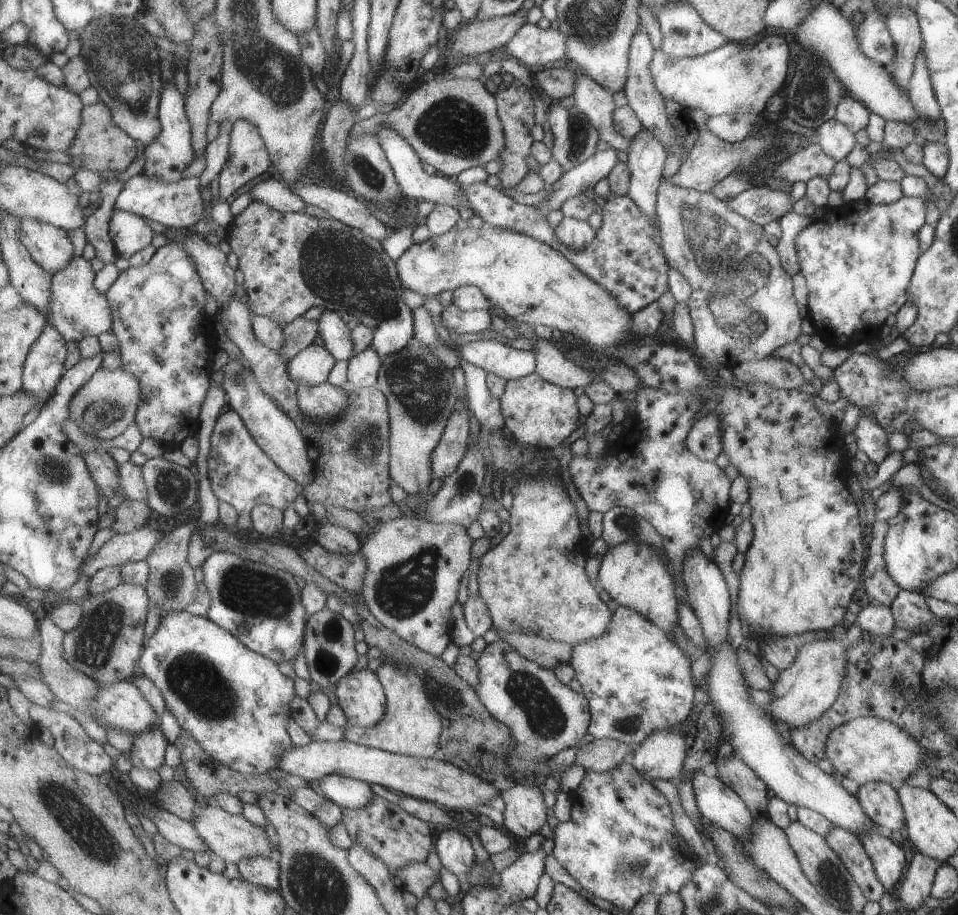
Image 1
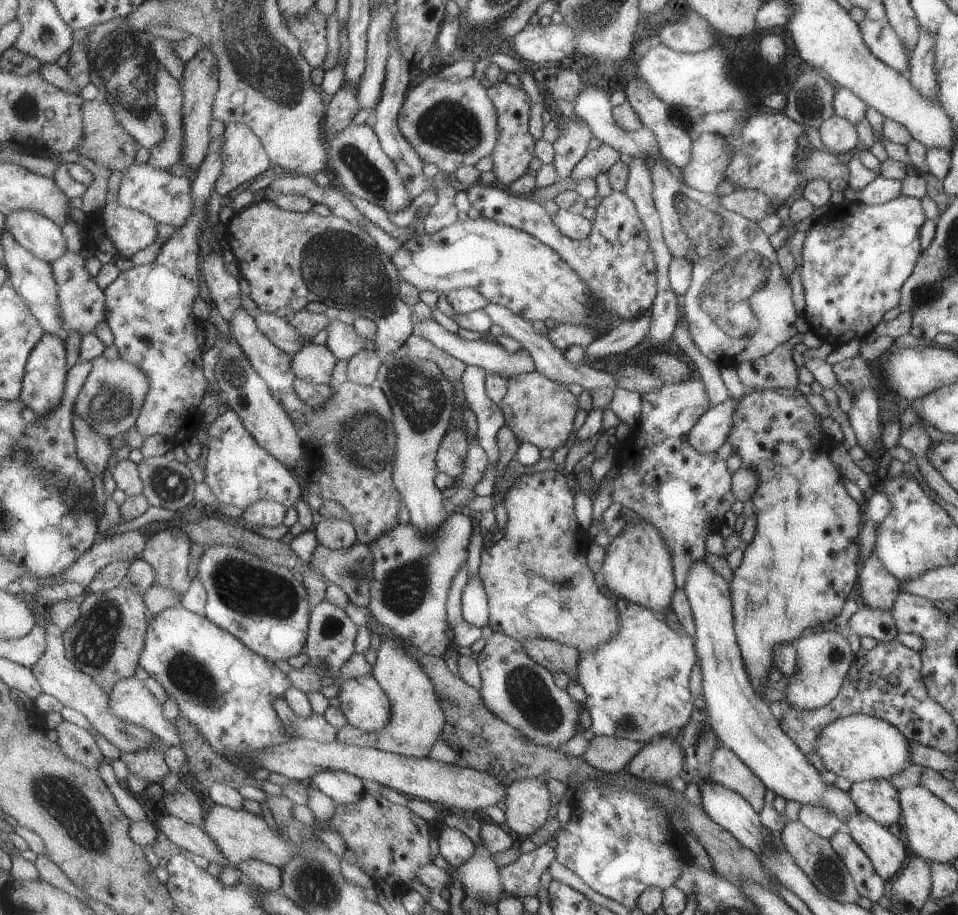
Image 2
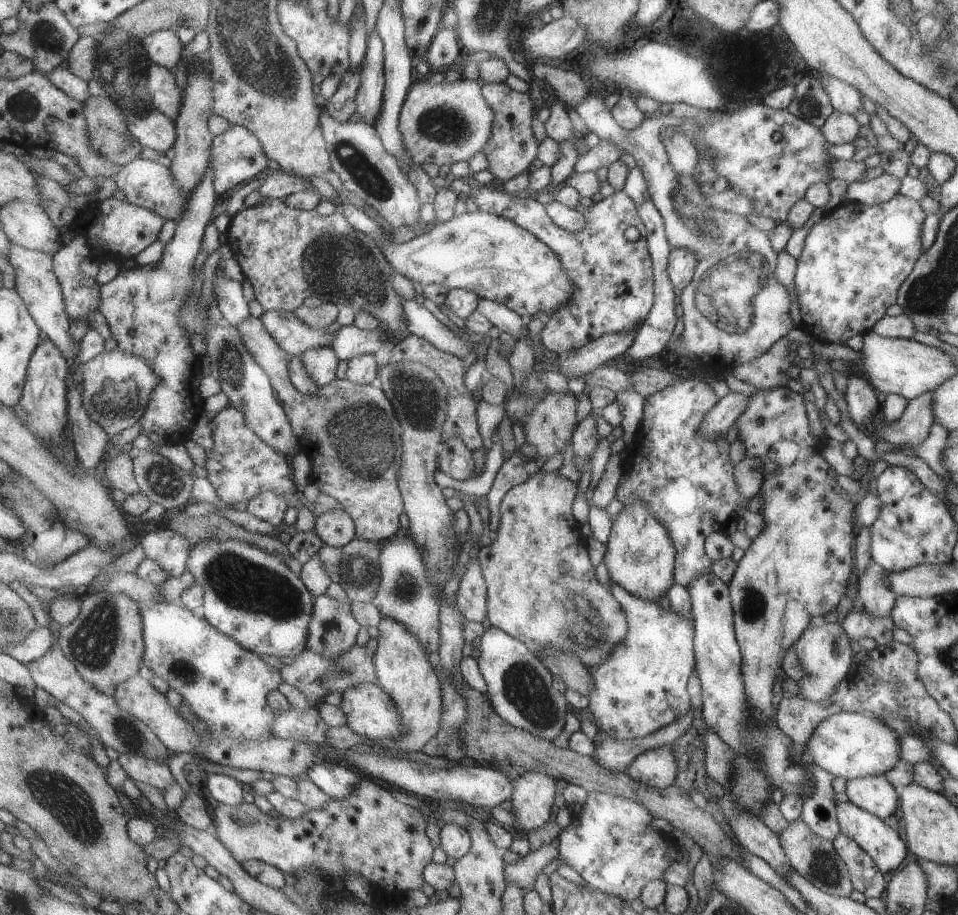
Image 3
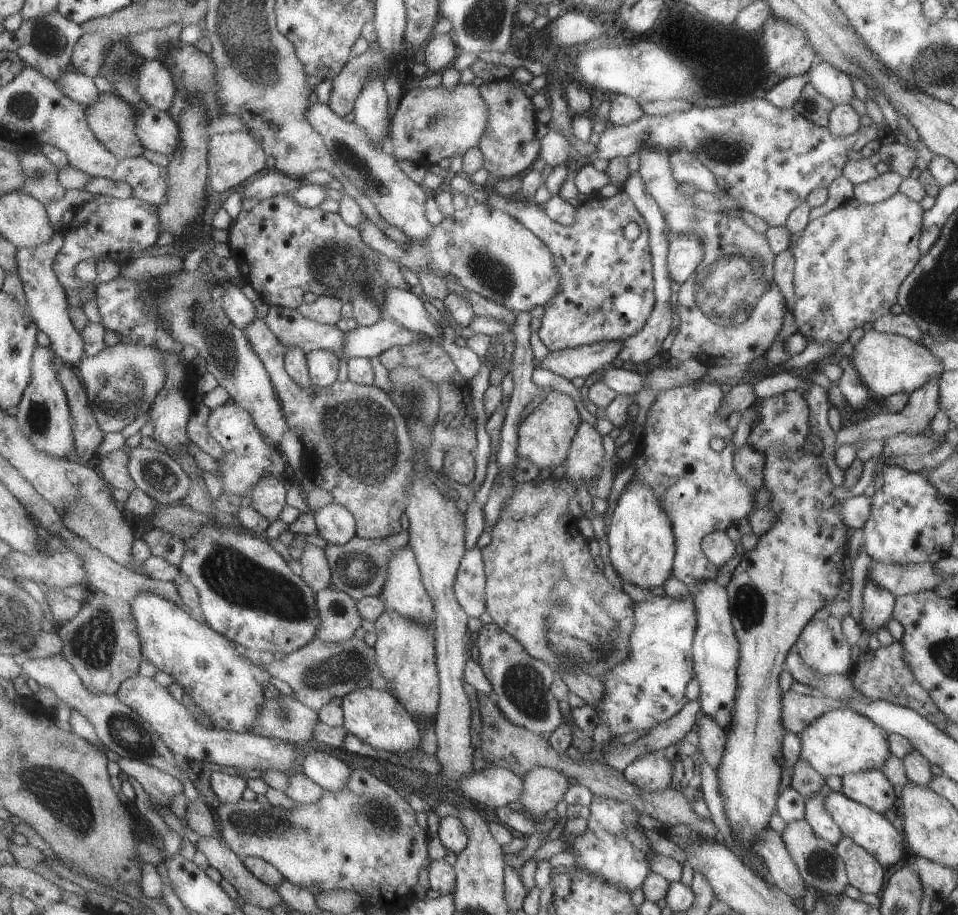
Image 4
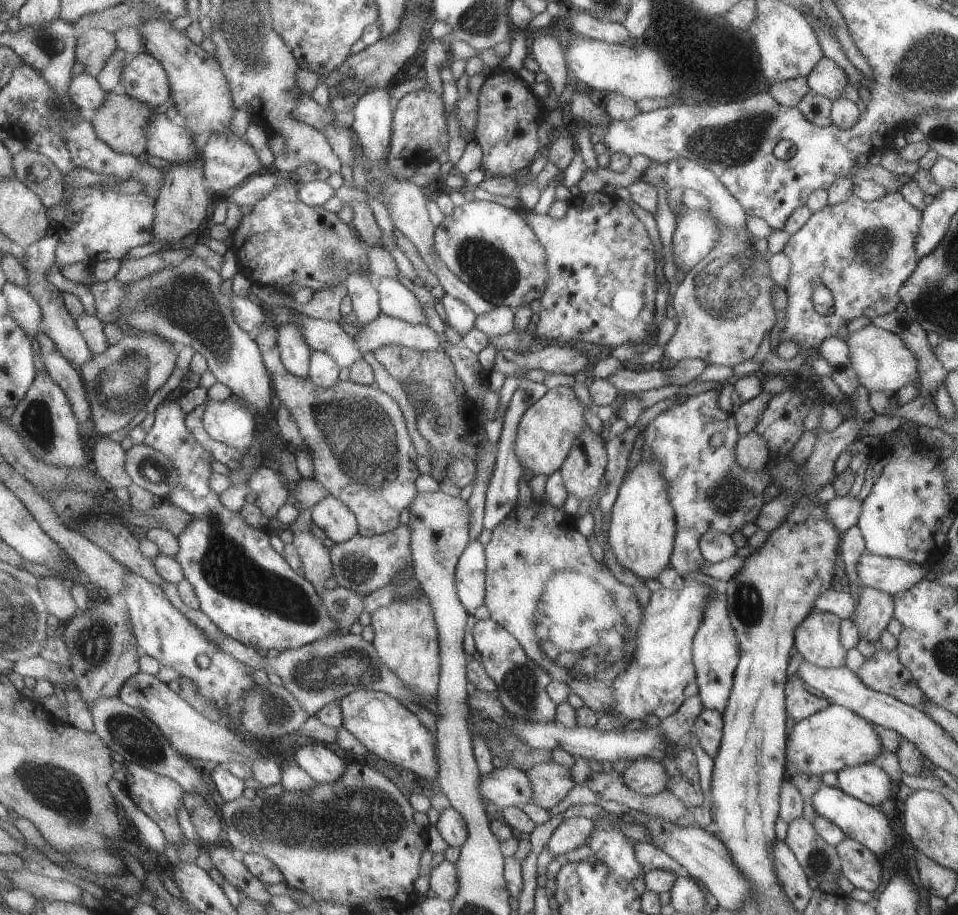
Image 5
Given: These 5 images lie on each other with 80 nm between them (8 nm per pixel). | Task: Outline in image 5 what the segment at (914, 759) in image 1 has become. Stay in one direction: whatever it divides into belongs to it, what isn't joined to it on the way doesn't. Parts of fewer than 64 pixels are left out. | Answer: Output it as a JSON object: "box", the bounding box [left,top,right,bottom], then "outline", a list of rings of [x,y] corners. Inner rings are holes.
{"box":[785,703,882,778],"outline":[[[830,703],[827,708],[793,724],[785,742],[785,768],[789,777],[803,773],[820,778],[826,772],[837,773],[847,766],[872,763],[879,750],[882,746],[873,725],[851,710]]]}

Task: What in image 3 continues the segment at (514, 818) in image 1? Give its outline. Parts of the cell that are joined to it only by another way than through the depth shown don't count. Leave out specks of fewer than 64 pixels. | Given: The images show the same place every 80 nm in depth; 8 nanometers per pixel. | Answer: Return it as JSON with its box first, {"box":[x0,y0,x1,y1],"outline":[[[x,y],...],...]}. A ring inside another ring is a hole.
{"box":[509,772,555,830],"outline":[[[528,772],[512,783],[509,812],[515,818],[519,830],[535,830],[551,818],[551,806],[555,796],[555,784],[550,776]]]}

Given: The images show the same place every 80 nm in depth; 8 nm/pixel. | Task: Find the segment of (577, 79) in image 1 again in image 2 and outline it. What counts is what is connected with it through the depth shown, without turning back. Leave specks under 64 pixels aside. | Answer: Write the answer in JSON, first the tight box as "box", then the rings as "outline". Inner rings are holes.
{"box":[572,84,797,368],"outline":[[[583,84],[575,97],[572,110],[579,119],[588,124],[594,138],[616,150],[619,155],[639,155],[649,157],[654,162],[650,168],[652,197],[660,218],[664,243],[672,258],[683,257],[690,262],[692,279],[683,295],[682,307],[683,319],[686,320],[694,346],[719,368],[735,367],[742,362],[765,356],[797,332],[793,325],[797,314],[791,301],[791,286],[780,269],[776,250],[769,243],[768,235],[755,222],[728,211],[716,195],[695,190],[680,182],[665,167],[666,160],[660,156],[657,141],[647,127],[627,132],[615,124],[609,96],[606,89]]]}

